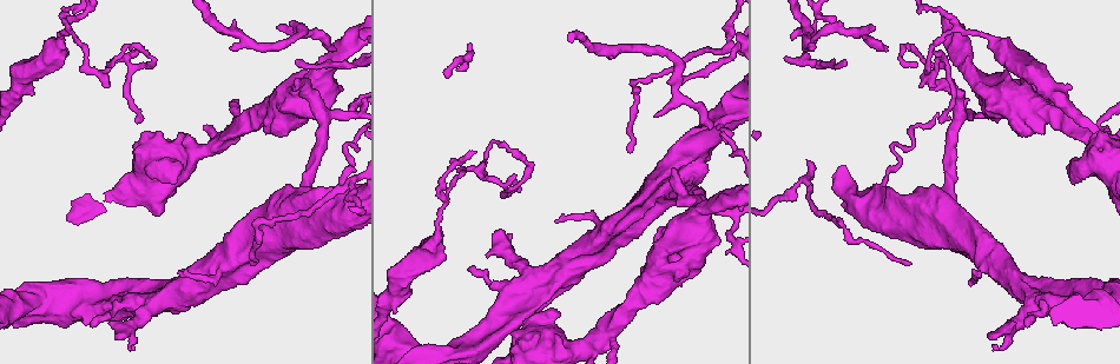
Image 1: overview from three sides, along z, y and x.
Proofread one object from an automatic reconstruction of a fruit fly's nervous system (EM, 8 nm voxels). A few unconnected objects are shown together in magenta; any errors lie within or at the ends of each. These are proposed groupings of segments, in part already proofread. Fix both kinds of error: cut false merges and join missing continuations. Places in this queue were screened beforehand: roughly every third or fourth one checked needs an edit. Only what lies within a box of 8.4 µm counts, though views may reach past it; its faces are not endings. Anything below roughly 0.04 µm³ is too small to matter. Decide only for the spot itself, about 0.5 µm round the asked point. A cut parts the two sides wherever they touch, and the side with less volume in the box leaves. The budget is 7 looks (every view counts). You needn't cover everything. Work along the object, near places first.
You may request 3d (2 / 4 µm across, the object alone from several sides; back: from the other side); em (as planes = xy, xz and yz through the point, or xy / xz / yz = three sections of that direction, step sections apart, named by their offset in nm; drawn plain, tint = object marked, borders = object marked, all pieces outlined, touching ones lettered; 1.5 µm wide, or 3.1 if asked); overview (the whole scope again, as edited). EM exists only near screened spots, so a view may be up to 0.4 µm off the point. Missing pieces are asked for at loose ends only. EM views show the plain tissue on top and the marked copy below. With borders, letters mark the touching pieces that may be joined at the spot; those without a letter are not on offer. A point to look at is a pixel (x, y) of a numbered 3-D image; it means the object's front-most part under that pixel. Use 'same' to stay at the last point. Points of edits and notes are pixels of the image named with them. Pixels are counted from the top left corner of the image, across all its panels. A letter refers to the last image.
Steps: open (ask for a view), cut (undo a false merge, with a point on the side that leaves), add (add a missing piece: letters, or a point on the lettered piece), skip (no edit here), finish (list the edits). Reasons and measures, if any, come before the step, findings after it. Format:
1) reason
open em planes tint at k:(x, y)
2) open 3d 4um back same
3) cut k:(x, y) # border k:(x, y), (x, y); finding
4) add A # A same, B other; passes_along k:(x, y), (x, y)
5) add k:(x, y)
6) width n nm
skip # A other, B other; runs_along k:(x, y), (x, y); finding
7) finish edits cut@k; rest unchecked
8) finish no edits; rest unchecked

abrupt turn
open em planes borders at 1:(95, 74)

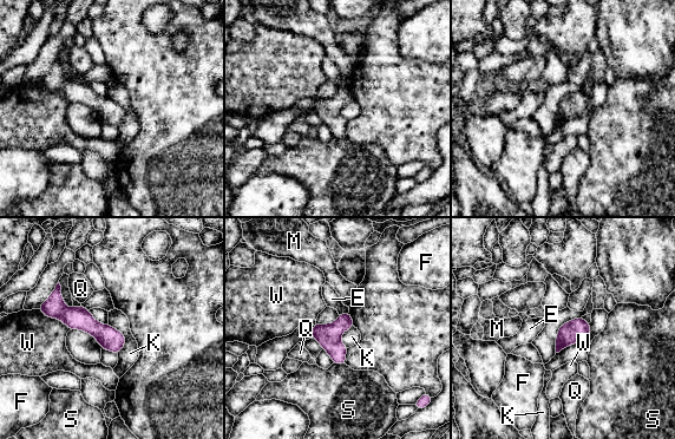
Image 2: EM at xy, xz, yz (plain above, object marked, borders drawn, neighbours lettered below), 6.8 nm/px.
width 160 nm
skip # E other, F other, K other, M other, Q other, S other, W other; runs_along 2:(57, 290), (70, 316), (119, 346); all the same cell

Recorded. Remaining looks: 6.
an open end
open em xy step 8 borders at 1:(121, 338)

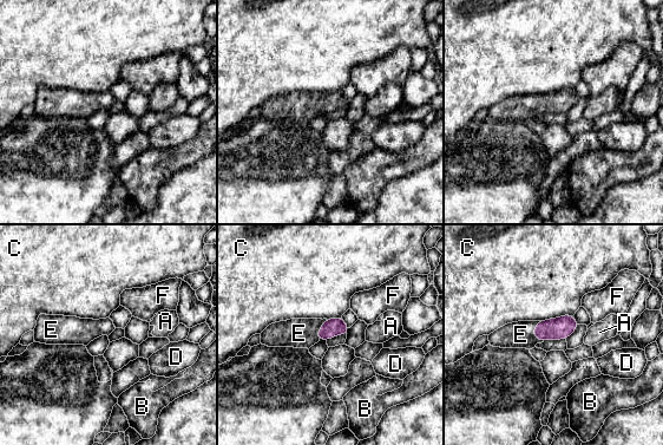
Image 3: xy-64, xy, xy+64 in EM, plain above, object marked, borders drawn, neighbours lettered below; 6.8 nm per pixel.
longest_contact C 220 nm
add E # A other, B other, C other, D other, E same, F other; passes_along 3:(562, 327), (535, 333), (520, 334); it goes on there

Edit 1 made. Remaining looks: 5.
thin end
open 3d 4um at 1:(978, 271)

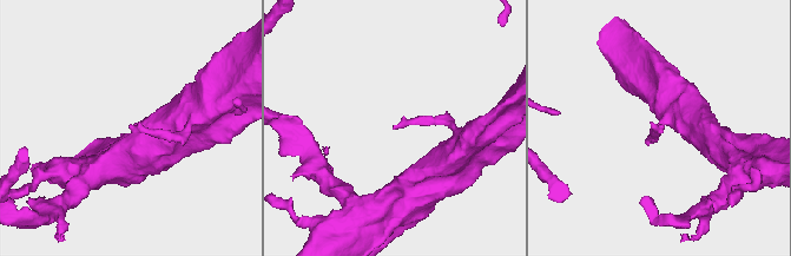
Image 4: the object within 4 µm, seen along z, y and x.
open em xy step 4 borders at 4:(396, 126)

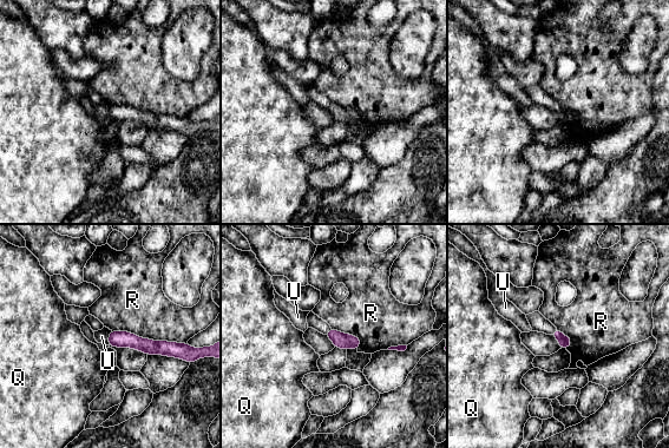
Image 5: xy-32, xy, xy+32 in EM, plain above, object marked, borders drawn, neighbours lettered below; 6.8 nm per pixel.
width 80 nm
skip # Q other, R other, U other; runs_along 5:(111, 336), (153, 348), (177, 349); no lettered piece goes on from it

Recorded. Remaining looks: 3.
finish edits add@3; rest unchecked

